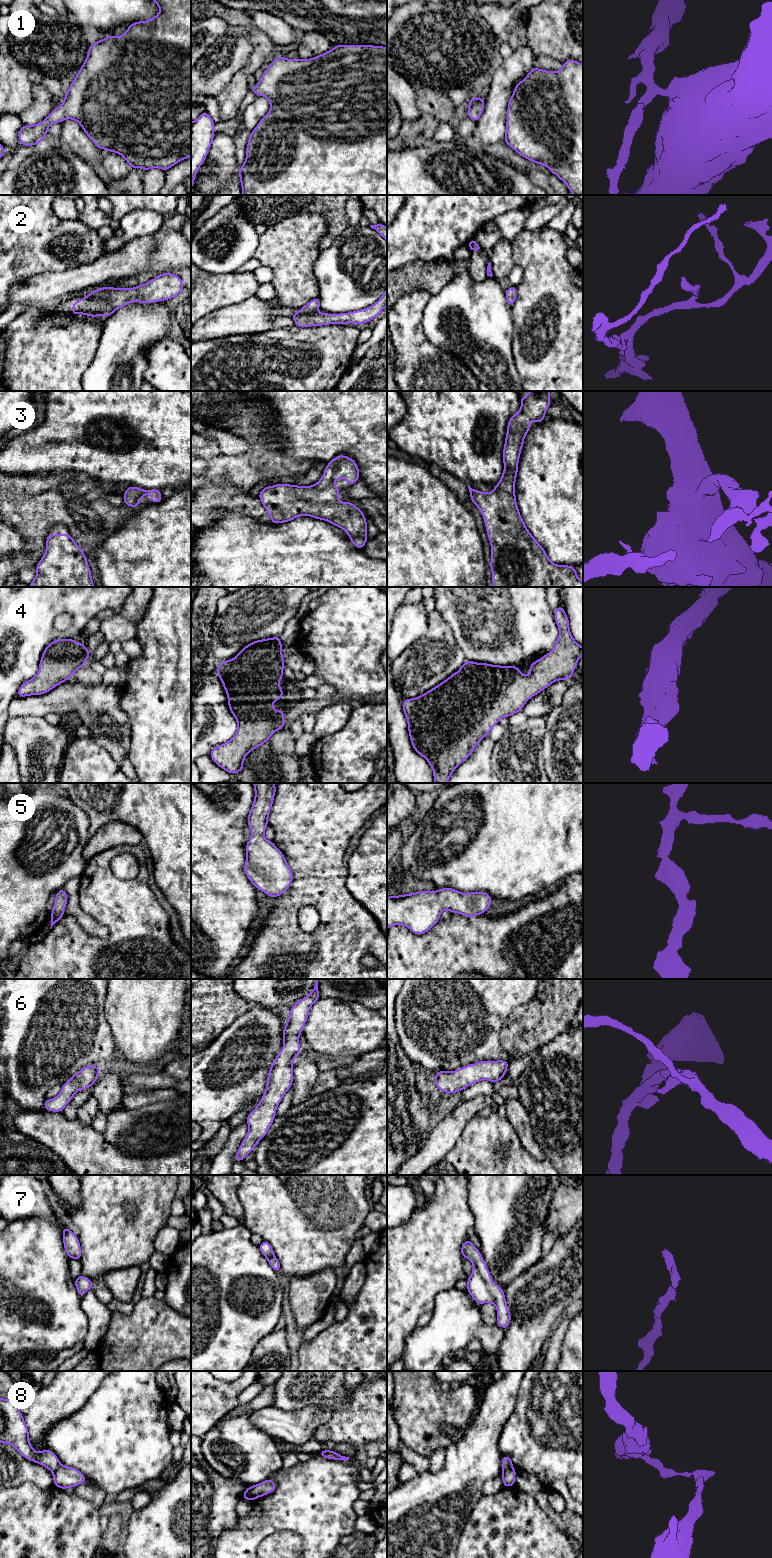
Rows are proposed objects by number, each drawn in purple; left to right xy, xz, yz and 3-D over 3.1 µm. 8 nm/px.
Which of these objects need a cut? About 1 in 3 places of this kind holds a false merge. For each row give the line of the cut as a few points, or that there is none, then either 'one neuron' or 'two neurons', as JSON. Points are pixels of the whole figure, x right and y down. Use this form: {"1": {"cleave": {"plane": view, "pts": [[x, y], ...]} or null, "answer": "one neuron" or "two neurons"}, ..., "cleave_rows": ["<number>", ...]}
{"1": {"cleave": null, "answer": "one neuron"}, "2": {"cleave": null, "answer": "one neuron"}, "3": {"cleave": null, "answer": "one neuron"}, "4": {"cleave": null, "answer": "one neuron"}, "5": {"cleave": null, "answer": "one neuron"}, "6": {"cleave": null, "answer": "one neuron"}, "7": {"cleave": null, "answer": "one neuron"}, "8": {"cleave": {"plane": "xz", "pts": [[251, 1487], [248, 1499]]}, "answer": "two neurons"}, "cleave_rows": ["8"]}

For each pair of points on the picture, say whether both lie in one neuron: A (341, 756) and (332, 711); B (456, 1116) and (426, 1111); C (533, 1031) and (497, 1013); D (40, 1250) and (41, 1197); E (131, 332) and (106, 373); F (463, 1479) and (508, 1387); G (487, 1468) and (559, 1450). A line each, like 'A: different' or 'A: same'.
A: different
B: different
C: different
D: different
E: same
F: same
G: different

